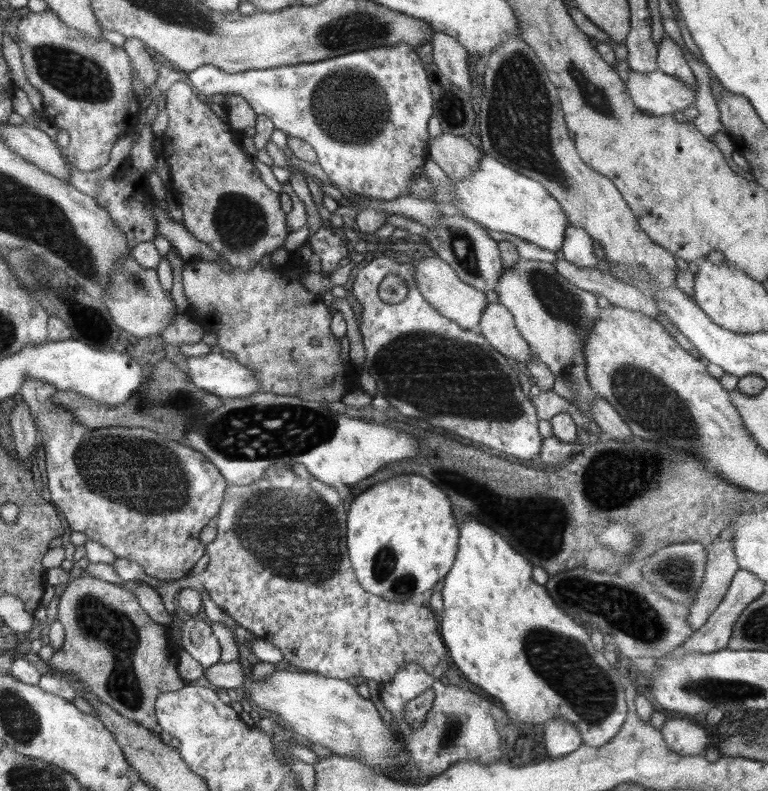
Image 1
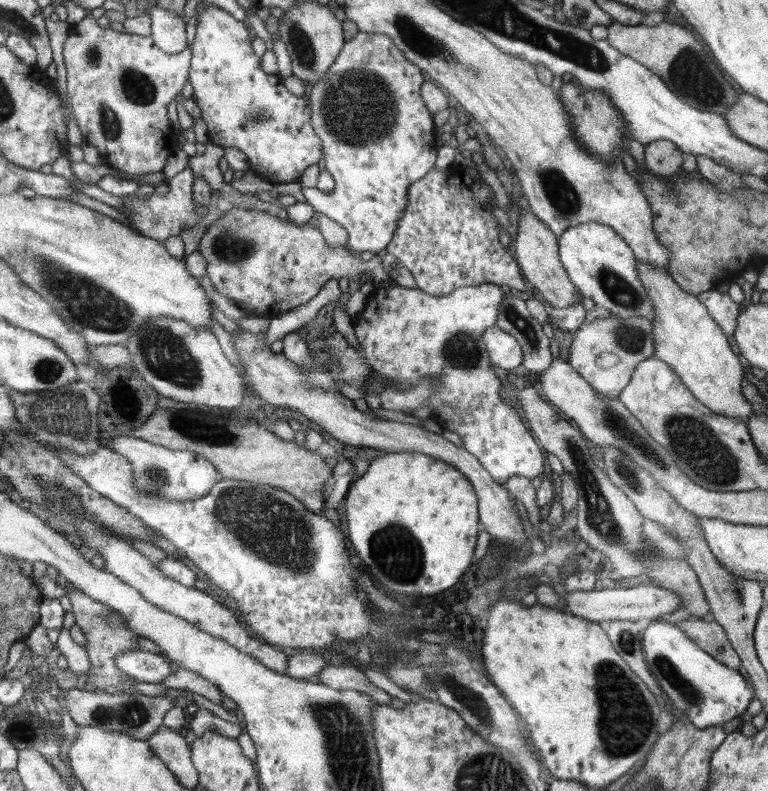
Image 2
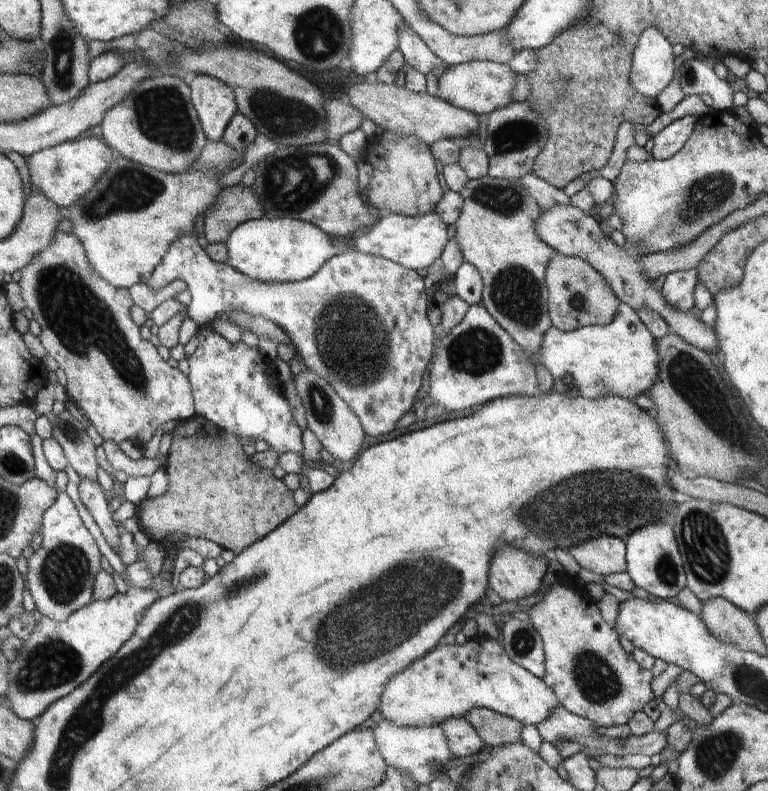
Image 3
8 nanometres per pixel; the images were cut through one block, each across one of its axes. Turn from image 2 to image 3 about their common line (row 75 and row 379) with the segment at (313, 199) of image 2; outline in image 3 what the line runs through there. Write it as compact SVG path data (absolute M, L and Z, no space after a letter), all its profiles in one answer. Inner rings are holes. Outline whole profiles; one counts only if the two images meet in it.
M180 236L168 248L162 262L150 275L146 286L162 290L172 280L184 280L190 291L186 316L198 327L210 325L218 314L242 310L274 322L292 340L292 346L310 372L326 380L360 420L365 434L380 436L394 430L402 416L414 408L426 382L426 372L434 359L434 326L427 312L425 284L415 270L366 252L346 252L330 258L314 276L292 282L260 282L234 270L230 264L216 263L193 236Z

